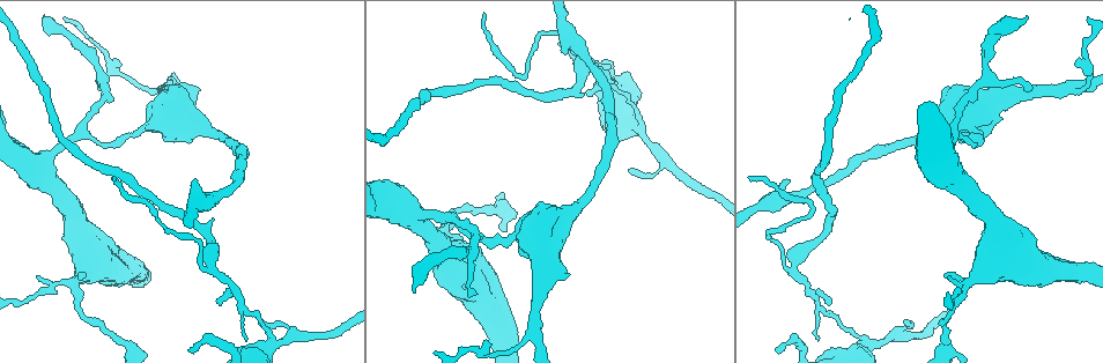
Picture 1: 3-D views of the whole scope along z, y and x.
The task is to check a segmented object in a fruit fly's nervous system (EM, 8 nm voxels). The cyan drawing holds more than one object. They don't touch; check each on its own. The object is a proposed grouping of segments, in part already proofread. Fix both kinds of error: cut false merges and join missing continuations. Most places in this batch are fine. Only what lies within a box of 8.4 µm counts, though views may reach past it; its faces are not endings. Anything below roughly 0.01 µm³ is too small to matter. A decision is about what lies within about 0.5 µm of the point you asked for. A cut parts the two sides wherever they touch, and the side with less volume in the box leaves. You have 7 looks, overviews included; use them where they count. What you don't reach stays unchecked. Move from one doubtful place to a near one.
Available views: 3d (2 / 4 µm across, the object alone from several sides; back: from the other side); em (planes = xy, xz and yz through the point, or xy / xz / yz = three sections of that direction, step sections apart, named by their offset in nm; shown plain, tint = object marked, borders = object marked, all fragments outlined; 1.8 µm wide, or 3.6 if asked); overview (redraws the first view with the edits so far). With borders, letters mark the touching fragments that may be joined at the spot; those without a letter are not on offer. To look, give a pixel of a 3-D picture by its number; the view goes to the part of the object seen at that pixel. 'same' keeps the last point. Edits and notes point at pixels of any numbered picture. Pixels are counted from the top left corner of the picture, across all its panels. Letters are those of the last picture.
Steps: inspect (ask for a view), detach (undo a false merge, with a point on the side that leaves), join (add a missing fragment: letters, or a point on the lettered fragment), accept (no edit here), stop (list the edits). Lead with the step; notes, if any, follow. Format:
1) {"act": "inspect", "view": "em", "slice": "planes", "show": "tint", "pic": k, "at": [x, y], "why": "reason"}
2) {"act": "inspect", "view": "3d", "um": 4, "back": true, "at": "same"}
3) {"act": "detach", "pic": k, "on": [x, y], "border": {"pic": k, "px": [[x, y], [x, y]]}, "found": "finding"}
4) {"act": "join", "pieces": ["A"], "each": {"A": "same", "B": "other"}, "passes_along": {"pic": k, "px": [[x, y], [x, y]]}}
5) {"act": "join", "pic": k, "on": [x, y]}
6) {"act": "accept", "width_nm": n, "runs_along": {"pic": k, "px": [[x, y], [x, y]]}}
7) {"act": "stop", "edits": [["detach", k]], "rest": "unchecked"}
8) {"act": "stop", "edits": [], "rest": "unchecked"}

{"act": "inspect", "view": "em", "slice": "planes", "show": "tint", "pic": 1, "at": [795, 276], "why": "branch point"}

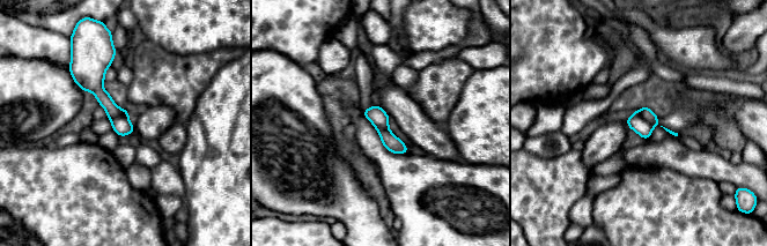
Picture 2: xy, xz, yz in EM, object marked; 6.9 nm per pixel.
{"act": "inspect", "view": "em", "slice": "planes", "show": "borders", "at": "same"}

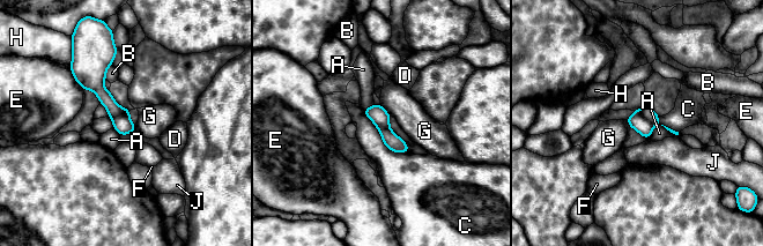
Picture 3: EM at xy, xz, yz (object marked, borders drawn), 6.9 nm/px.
{"act": "detach", "pic": 3, "on": [104, 96], "longest_contact_nm": ["C", 440], "each": {"A": "other", "B": "other", "C": "other", "D": "other", "E": "other", "F": "other", "G": "other", "H": "other", "J": "other"}, "border": {"pic": 3, "px": [[128, 113], [111, 117]]}, "found": "two cells meet here"}

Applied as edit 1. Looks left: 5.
{"act": "inspect", "view": "overview"}

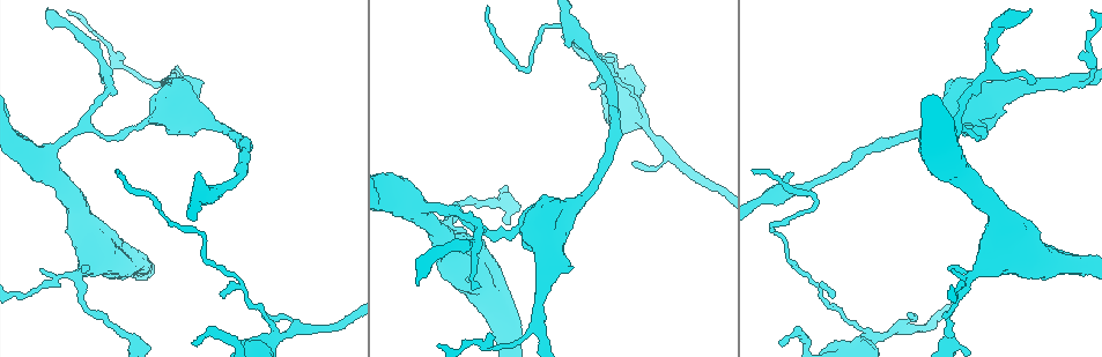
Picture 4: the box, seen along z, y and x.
{"act": "inspect", "view": "3d", "um": 2, "pic": 4, "at": [958, 127], "why": "side arm on a straight run"}

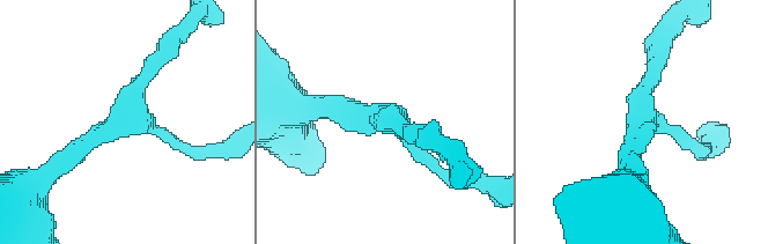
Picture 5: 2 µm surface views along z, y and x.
{"act": "inspect", "view": "em", "slice": "planes", "show": "borders", "pic": 5, "at": [392, 120], "why": "shape alone is not enough"}

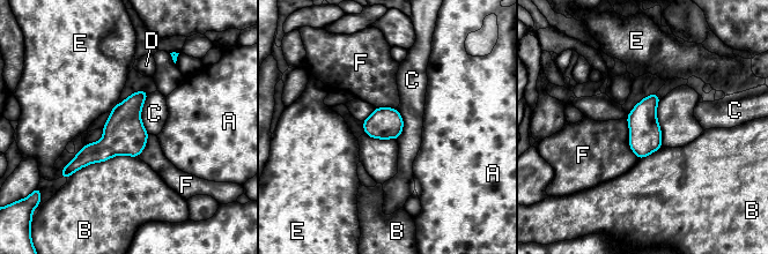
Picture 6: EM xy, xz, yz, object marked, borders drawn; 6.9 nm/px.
{"act": "accept", "each": {"A": "other", "B": "other", "C": "other", "D": "other", "E": "other", "F": "other"}, "arms": 3, "border": {"pic": 6, "px": [[147, 95], [141, 122], [148, 134]]}, "found": "continuous, no second cell"}

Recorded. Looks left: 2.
{"act": "inspect", "view": "em", "um": 3.6, "slice": "xy", "step": 16, "show": "tint", "pic": 4, "at": [1016, 253]}

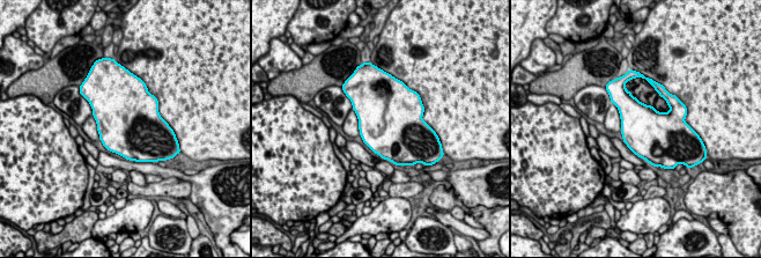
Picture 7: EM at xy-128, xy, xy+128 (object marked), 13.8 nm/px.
{"act": "inspect", "view": "em", "um": 3.6, "slice": "yz", "step": 8, "show": "borders", "at": "same", "why": "cut it another way"}

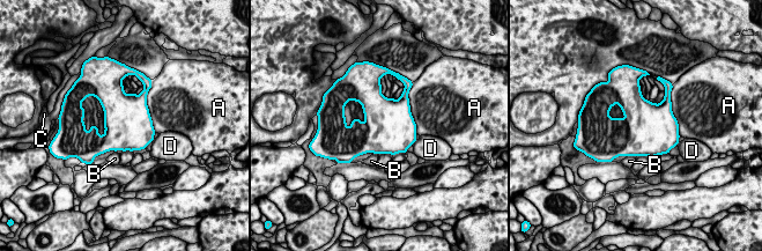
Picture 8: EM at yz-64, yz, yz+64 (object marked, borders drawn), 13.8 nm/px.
{"act": "accept", "each": {"A": "other", "B": "other", "C": "other", "D": "other"}, "found": "continuous, no second cell"}

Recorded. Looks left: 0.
{"act": "stop", "edits": [["detach", 3]], "rest": "unchecked"}

